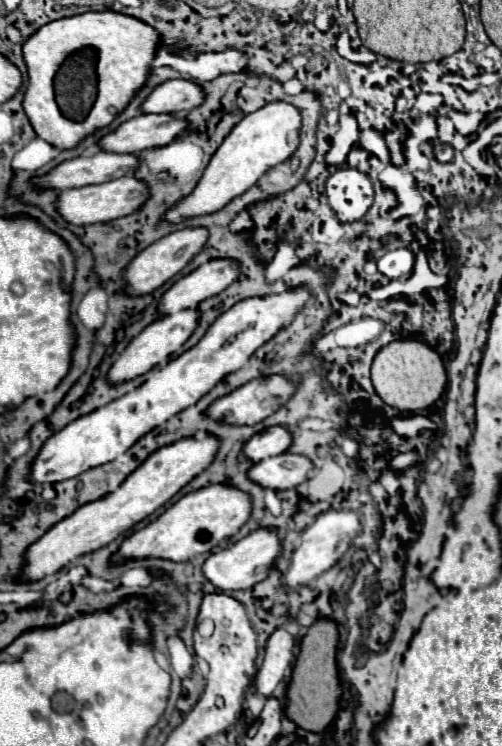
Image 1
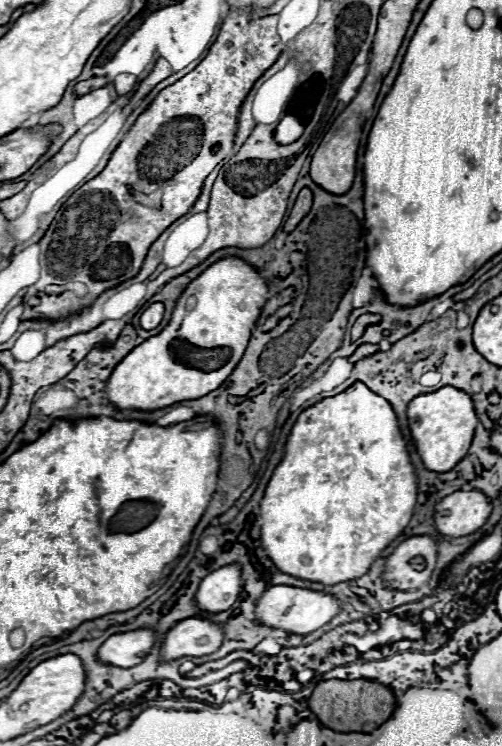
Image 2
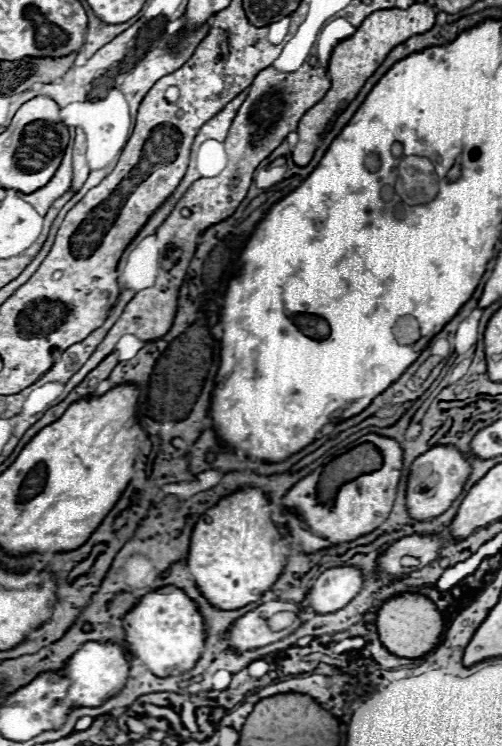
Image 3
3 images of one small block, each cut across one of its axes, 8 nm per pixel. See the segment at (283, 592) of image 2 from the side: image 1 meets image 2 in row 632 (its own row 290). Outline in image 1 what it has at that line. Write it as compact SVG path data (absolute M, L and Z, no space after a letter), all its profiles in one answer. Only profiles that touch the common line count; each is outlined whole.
M302 286L296 290L288 290L284 294L240 300L208 328L204 338L194 348L170 360L164 368L154 372L136 390L124 394L122 398L112 400L110 404L86 416L76 418L72 424L52 434L42 444L38 456L32 462L30 480L36 484L54 484L54 482L74 478L94 466L112 462L116 456L124 454L136 440L140 440L152 428L164 424L184 408L196 404L224 376L242 368L246 360L262 344L266 344L282 326L292 322L292 318L310 298L312 298L310 290Z

